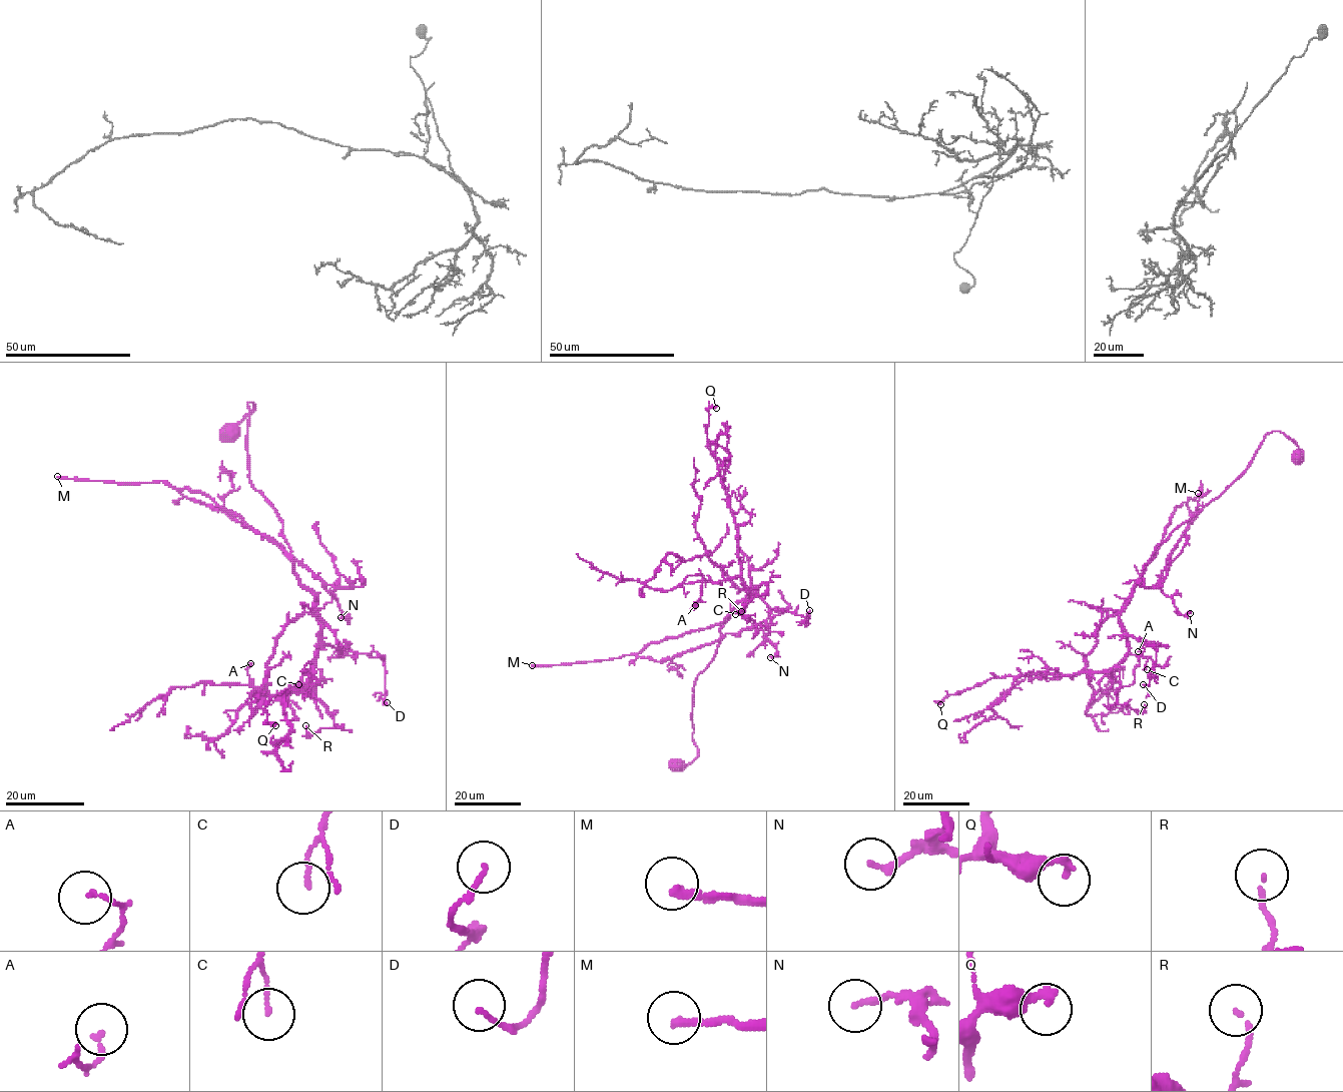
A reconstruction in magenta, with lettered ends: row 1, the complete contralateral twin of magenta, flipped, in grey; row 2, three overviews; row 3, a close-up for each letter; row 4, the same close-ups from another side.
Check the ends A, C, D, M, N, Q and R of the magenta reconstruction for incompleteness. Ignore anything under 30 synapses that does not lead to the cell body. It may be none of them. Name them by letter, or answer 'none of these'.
M

